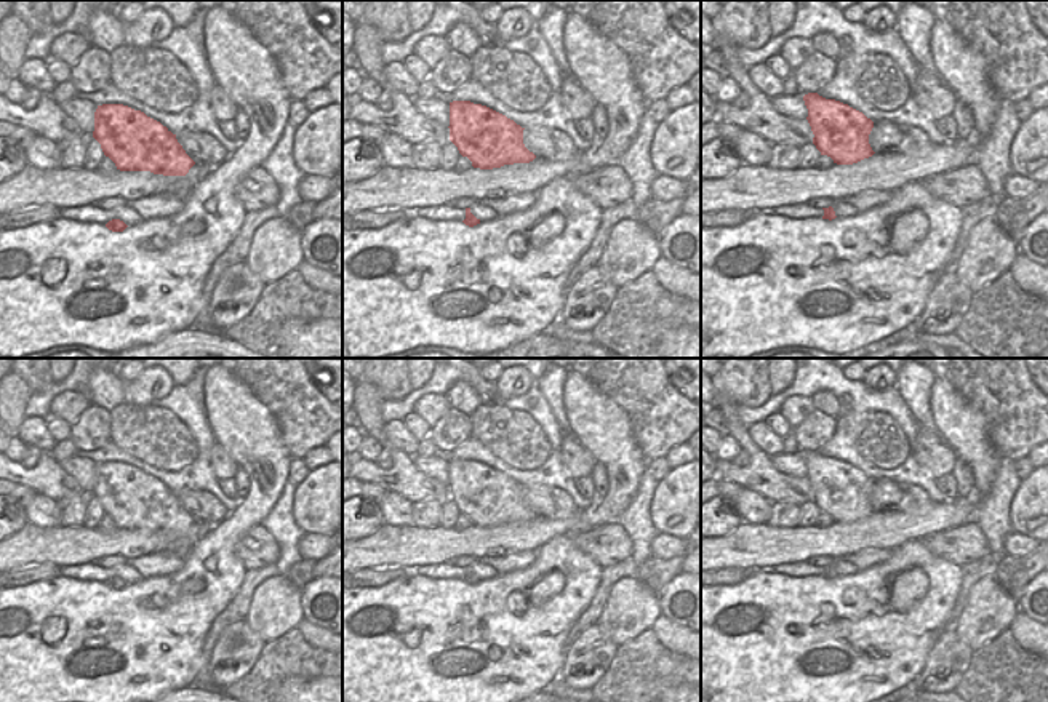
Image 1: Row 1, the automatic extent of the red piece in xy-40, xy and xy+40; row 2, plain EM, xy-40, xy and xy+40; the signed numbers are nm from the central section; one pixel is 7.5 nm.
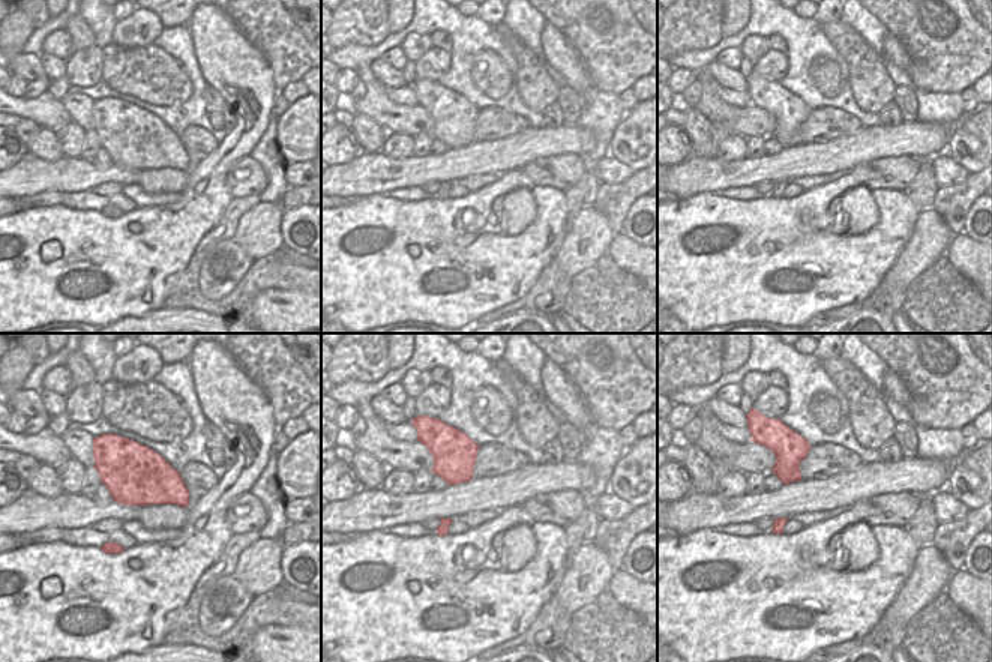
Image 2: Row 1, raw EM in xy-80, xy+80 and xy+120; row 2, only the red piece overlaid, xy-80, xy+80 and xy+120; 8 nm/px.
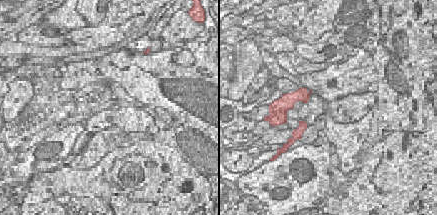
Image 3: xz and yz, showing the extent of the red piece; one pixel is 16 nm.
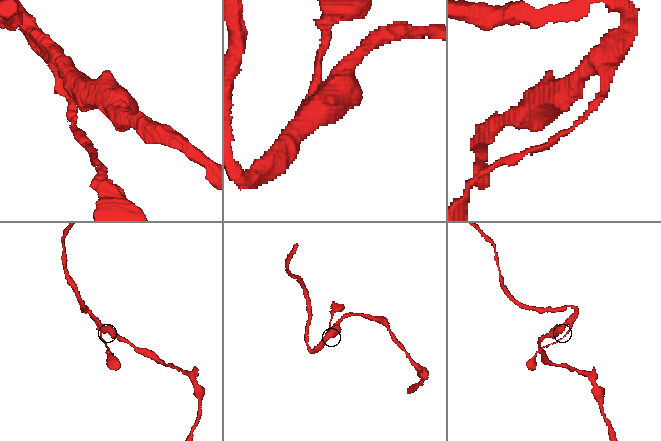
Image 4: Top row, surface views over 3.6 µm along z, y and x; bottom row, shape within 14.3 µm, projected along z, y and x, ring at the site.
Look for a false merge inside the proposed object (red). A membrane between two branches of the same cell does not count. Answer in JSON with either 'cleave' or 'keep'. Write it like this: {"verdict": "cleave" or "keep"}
{"verdict": "keep"}

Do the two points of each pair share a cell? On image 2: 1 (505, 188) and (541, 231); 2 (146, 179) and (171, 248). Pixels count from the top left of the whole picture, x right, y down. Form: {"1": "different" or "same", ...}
{"1": "same", "2": "different"}

